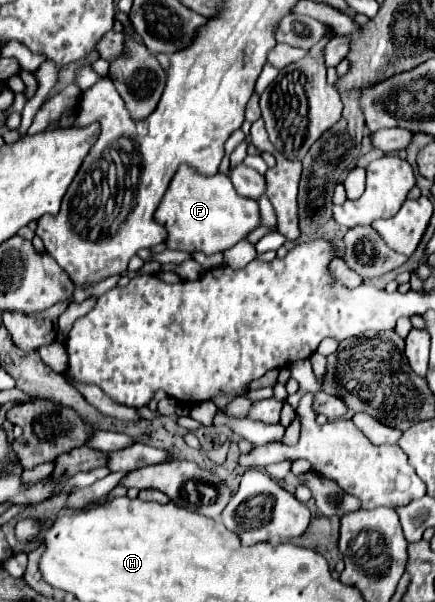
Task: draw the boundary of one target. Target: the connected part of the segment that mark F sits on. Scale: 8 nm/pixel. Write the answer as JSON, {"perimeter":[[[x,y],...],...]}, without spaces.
{"perimeter":[[[181,166],[155,212],[155,220],[167,228],[167,248],[191,254],[215,254],[225,252],[239,240],[247,238],[247,234],[261,224],[261,214],[257,200],[239,196],[227,174],[201,176],[195,174],[193,168]]]}

